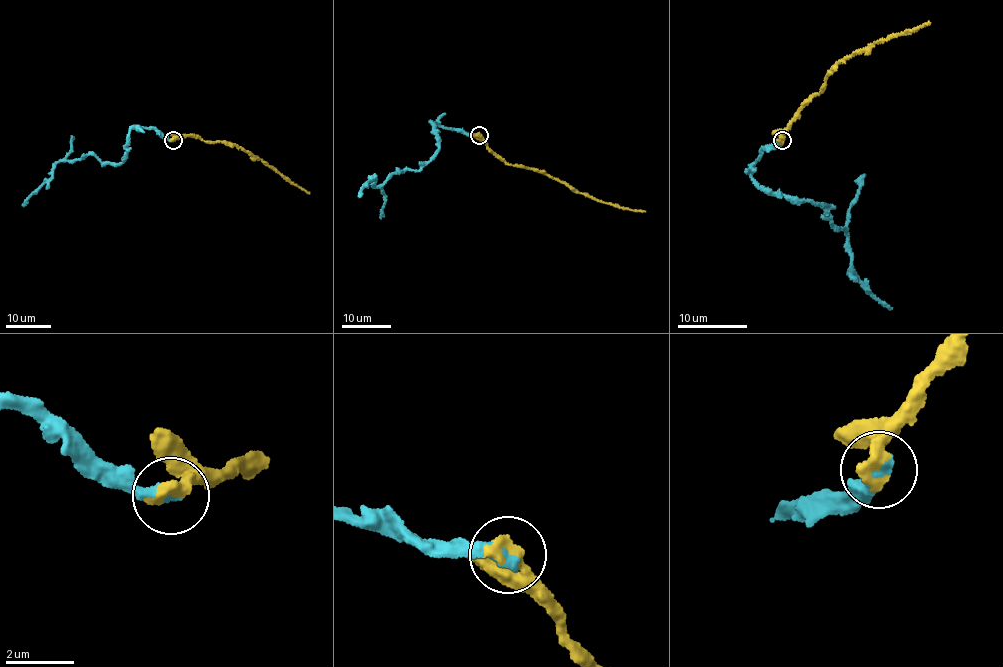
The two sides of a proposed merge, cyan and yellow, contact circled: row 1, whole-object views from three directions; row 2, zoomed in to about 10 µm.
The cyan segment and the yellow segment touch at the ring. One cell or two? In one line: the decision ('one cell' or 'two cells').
one cell

